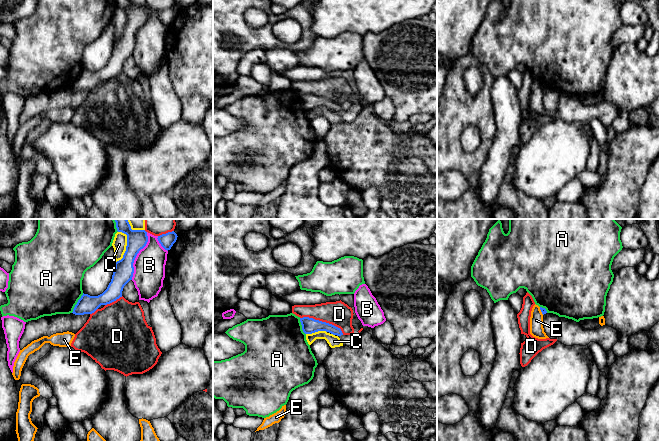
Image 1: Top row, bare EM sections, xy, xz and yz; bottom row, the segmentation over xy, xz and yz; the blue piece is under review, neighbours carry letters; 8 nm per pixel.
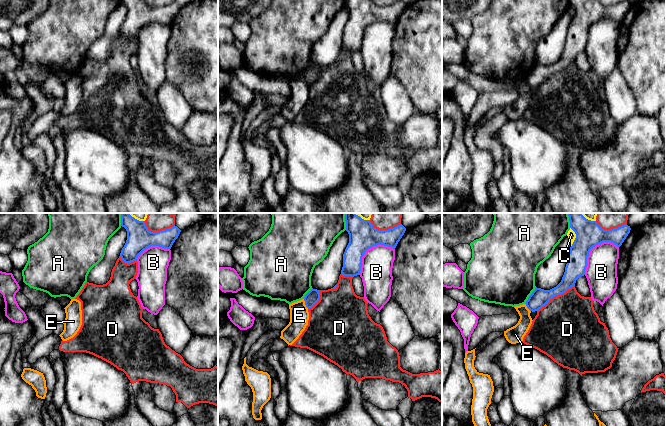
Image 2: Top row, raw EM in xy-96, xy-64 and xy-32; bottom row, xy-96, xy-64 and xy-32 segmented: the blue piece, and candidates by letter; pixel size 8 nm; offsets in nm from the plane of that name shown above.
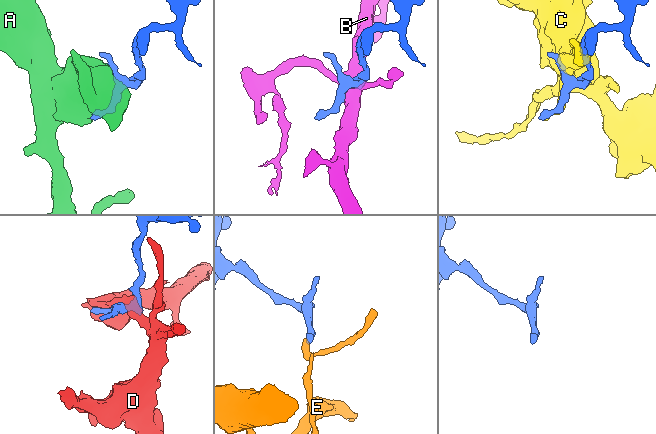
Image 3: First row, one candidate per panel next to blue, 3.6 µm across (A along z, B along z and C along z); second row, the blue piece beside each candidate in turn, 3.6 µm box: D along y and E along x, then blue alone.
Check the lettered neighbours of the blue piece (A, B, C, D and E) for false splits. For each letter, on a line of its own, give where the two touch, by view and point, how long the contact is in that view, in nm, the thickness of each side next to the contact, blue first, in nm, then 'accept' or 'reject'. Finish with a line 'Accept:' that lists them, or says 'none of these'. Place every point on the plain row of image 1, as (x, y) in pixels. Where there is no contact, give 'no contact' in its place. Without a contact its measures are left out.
A: xy (77, 79) | 190 nm | 150/460 nm | reject
B: xy (136, 31) | 400 nm | 160/260 nm | reject
C: xy (126, 26) | 300 nm | 160/120 nm | reject
D: xz (323, 98) | 380 nm | 130/200 nm | reject
E: yz (541, 87) | 70 nm | 50/110 nm | reject
Accept: none of these

